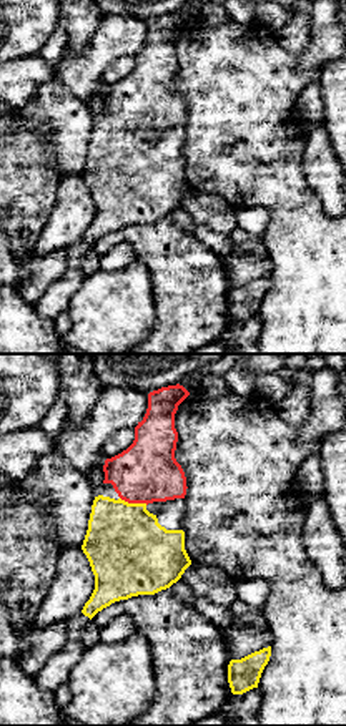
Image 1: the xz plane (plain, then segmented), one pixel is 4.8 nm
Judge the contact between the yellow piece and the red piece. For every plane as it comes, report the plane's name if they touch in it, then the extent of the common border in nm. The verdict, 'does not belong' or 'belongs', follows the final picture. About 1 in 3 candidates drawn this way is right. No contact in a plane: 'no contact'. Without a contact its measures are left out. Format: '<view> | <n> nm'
xz | 140 nm

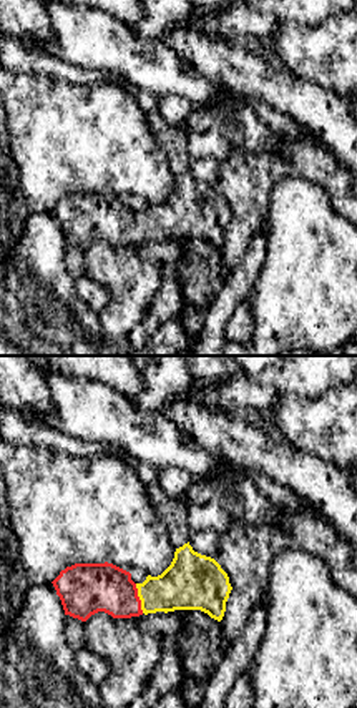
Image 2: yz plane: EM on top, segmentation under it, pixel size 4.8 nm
yz | 150 nm

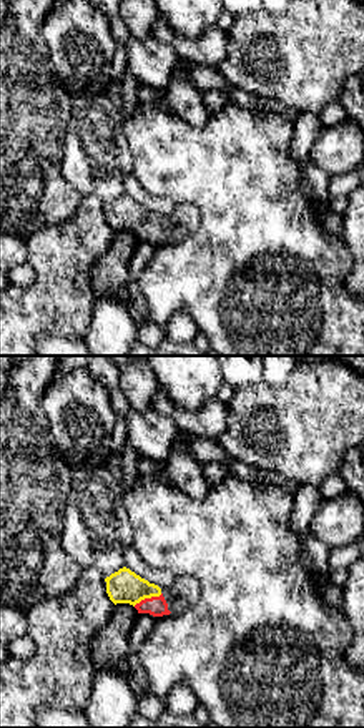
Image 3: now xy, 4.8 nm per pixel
xy | 160 nm

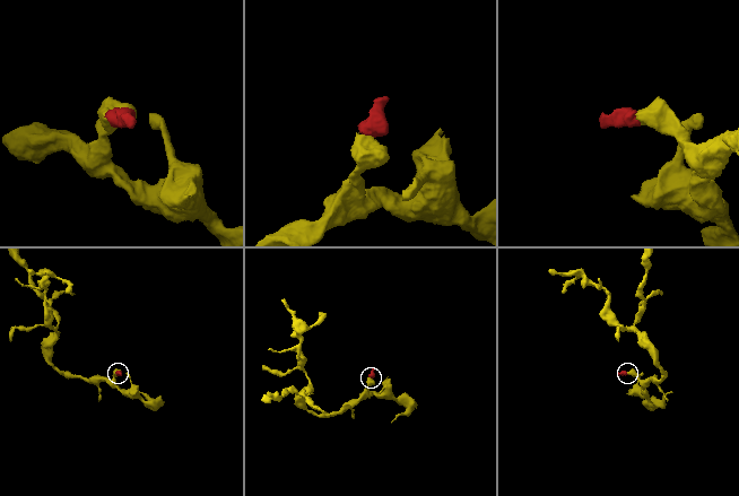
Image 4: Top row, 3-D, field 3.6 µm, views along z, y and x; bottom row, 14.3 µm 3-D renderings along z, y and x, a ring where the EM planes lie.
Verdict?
belongs

